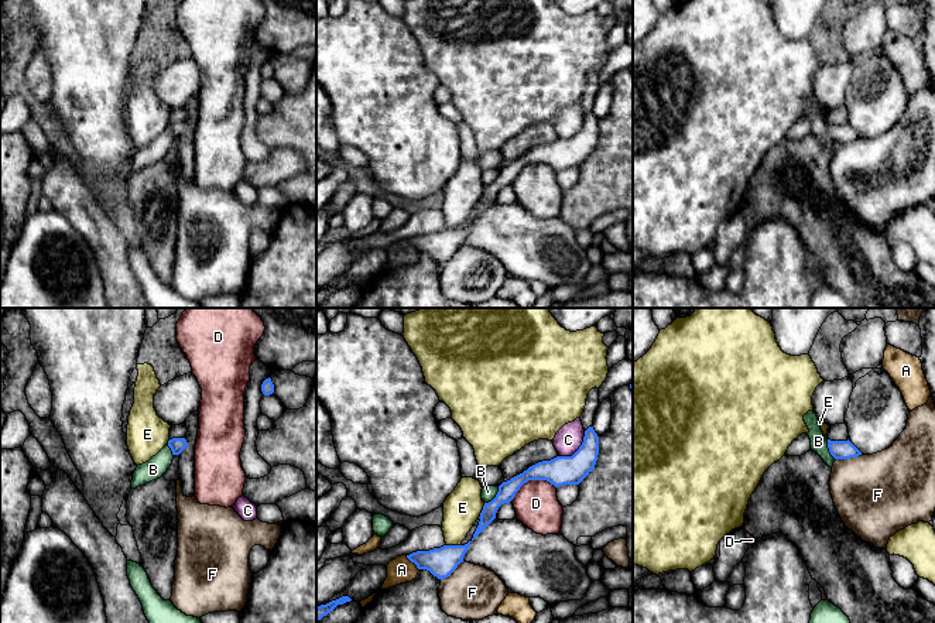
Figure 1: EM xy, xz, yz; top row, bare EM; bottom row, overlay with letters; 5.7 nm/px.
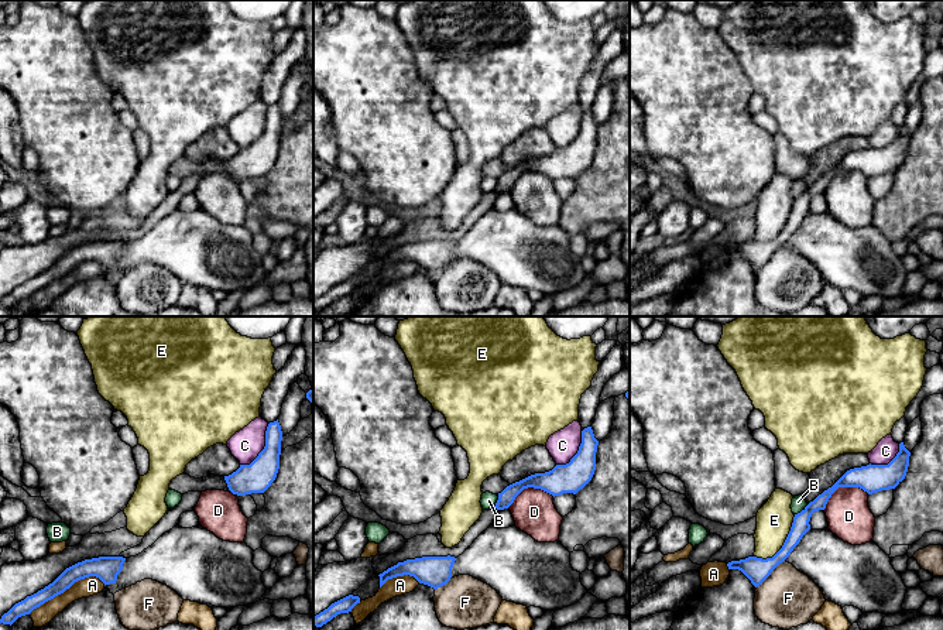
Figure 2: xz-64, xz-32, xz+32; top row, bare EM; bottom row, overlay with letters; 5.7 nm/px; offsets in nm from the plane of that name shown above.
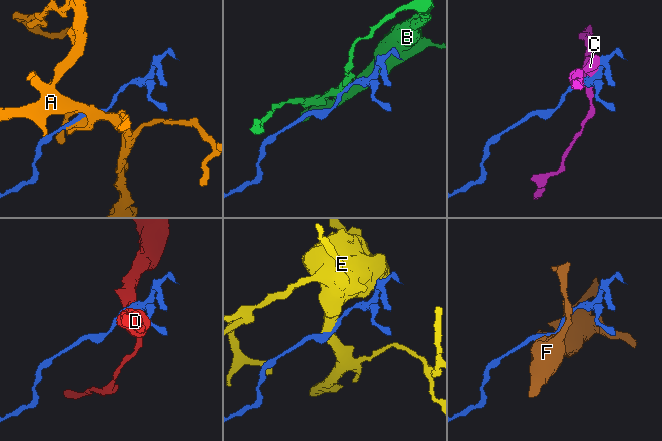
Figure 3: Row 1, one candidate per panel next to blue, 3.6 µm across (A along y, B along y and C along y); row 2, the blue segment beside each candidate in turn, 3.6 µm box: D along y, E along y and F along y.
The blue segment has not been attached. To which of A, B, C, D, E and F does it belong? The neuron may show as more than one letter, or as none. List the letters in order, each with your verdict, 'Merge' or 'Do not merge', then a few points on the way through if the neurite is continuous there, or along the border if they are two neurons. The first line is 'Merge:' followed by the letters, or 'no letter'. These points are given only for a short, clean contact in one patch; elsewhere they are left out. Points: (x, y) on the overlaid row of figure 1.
Merge: D
A: Do not merge. Boundary: xz (406, 555), (418, 570)
B: Do not merge. Boundary: xz (499, 486), (495, 496), (485, 503)
C: Do not merge
D: Merge
E: Do not merge. Boundary: xz (485, 503), (478, 517)
F: Do not merge. Boundary: yz (860, 454), (852, 458), (836, 459)

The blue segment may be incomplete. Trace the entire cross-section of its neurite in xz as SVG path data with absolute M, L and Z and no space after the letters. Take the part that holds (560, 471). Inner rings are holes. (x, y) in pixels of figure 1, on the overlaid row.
M589 427L582 445L572 456L538 462L503 482L496 497L484 503L472 541L496 518L499 507L510 502L516 509L516 518L534 533L561 533L564 507L558 502L556 489L579 485L595 469L597 455L599 437L593 427Z

